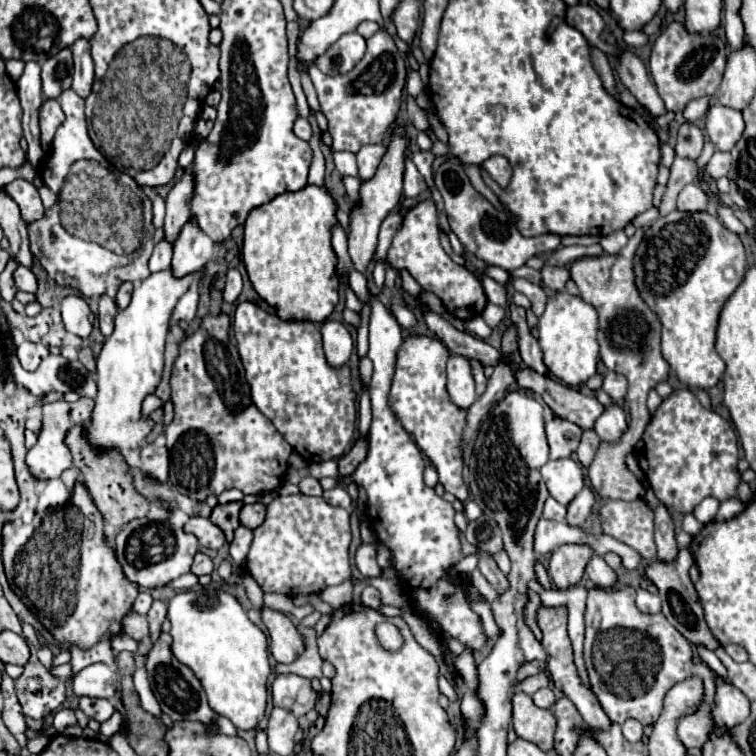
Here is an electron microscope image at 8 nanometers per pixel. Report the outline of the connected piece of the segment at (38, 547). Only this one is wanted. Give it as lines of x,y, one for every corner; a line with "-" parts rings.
78,493
64,507
50,511
40,527
6,521
2,563
12,591
34,609
52,637
82,651
122,633
122,619
138,597
138,589
124,577
114,549
106,543
102,513
90,497
82,499

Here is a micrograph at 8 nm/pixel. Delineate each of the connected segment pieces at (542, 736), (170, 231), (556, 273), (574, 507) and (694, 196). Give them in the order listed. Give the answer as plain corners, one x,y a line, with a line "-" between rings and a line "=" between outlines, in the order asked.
518,691
512,699
514,705
514,731
520,739
526,739
534,745
538,745
542,751
554,749
554,731
556,731
556,719
550,709
540,709
534,705
532,697
=
186,169
182,179
170,189
166,197
166,221
164,221
164,237
174,241
182,229
182,225
190,217
190,201
194,197
196,177
192,169
=
544,267
542,269
542,281
554,289
554,291
562,291
566,287
566,281
570,279
570,271
566,267
=
586,487
586,489
582,489
582,491
572,499
572,503
568,505
566,523
568,523
568,525
572,525
572,527
580,527
580,525
584,523
584,519
588,517
588,513
592,511
594,503
596,503
594,493
592,493
588,487
=
690,183
680,191
678,209
696,211
696,209
706,209
706,207
708,207
708,197
696,183

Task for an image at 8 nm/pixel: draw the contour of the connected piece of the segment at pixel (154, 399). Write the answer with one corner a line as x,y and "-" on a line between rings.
149,394
143,401
142,413
145,416
150,415
153,411
163,406
162,401
155,395

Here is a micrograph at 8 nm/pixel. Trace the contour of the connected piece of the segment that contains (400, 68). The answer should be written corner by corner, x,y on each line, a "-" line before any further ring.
380,29
368,39
366,55
352,71
332,77
324,75
316,65
310,65
308,73
316,87
320,109
328,119
328,133
334,139
334,151
358,153
362,145
382,143
386,131
394,125
408,73
404,59
386,29

